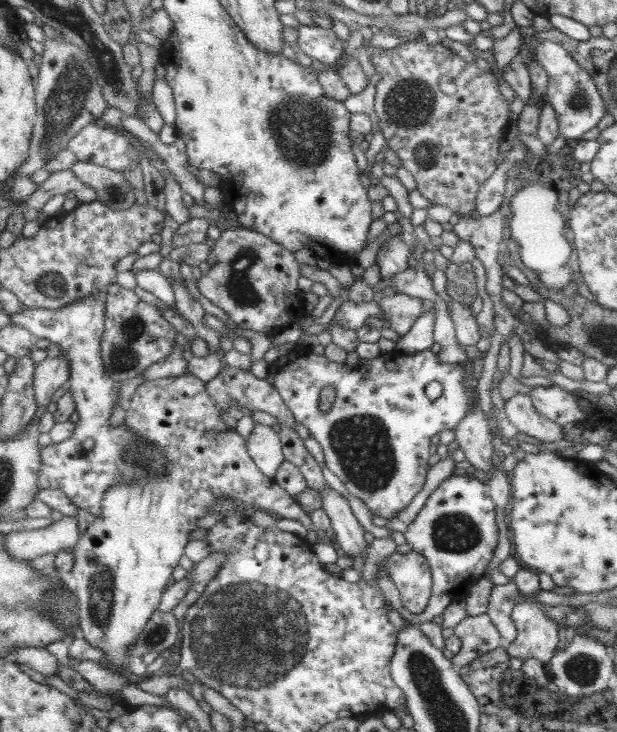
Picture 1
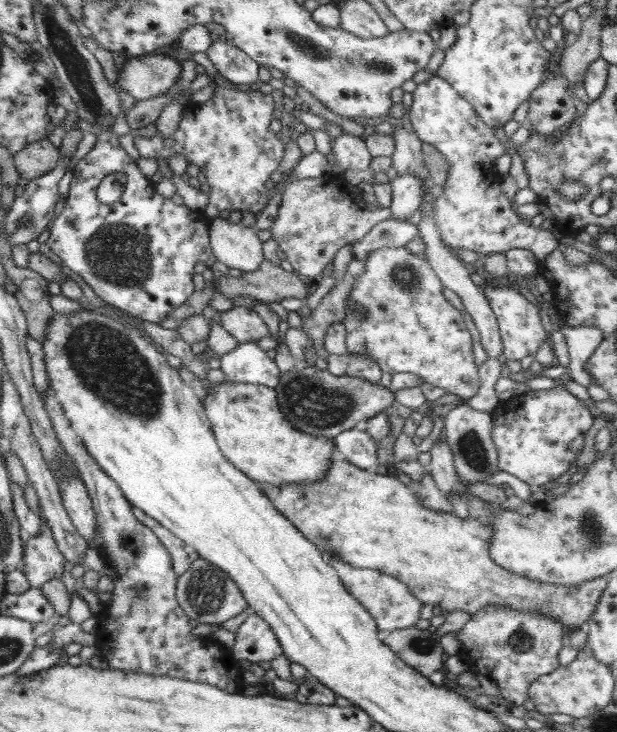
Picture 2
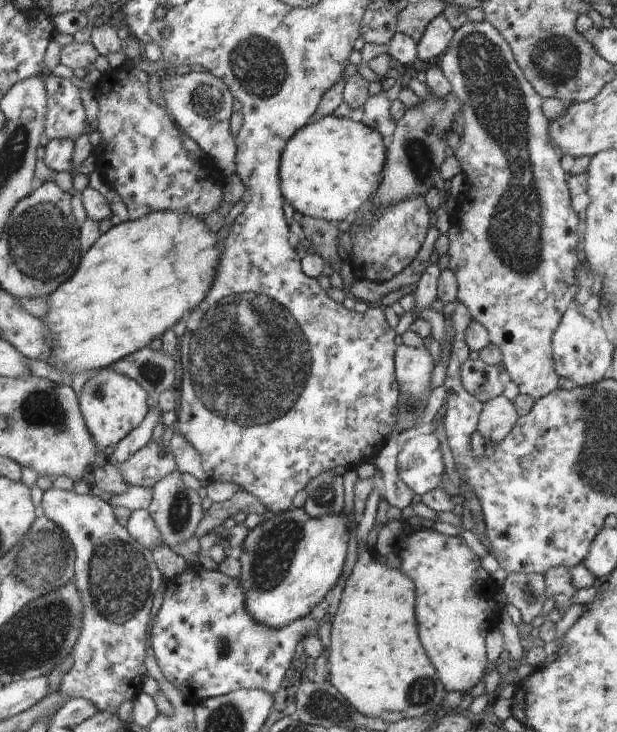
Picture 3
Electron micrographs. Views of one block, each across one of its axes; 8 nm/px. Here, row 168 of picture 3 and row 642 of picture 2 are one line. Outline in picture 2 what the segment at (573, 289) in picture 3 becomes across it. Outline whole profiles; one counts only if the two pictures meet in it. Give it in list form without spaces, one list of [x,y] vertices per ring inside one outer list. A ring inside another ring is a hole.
[[[486,605],[471,614],[468,622],[454,636],[460,640],[459,657],[470,671],[478,671],[493,680],[501,696],[514,707],[522,706],[530,683],[559,667],[558,653],[565,632],[560,621],[546,615],[540,620],[532,611],[509,606]]]

